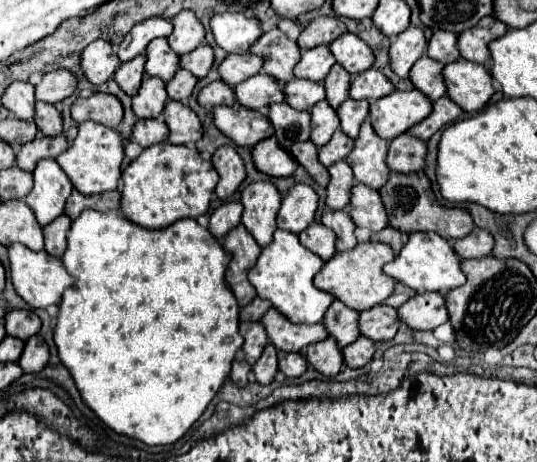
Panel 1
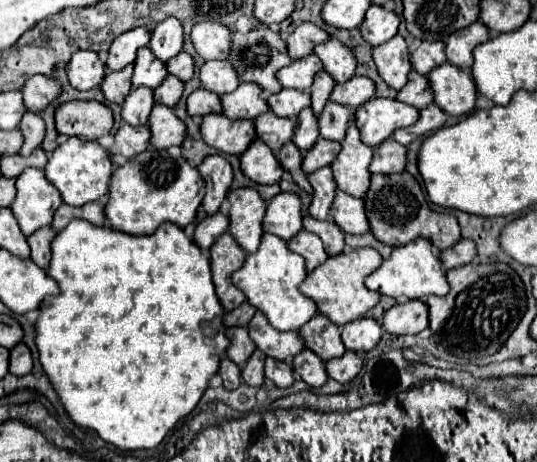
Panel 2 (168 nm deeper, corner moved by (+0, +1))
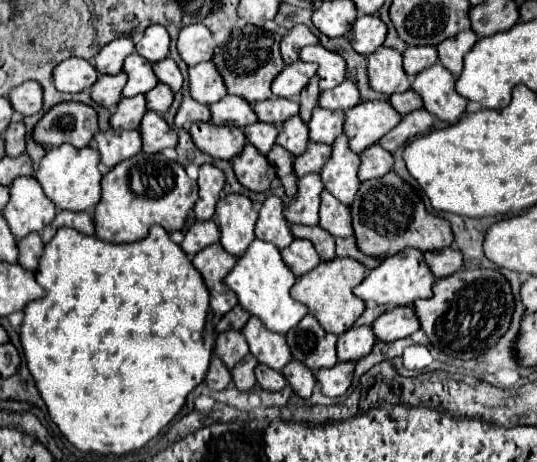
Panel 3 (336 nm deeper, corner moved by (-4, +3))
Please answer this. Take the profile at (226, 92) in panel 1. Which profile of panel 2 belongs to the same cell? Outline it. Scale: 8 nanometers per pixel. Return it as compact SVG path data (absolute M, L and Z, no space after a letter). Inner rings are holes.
M195 90L187 98L187 114L189 116L205 116L205 114L217 114L221 112L221 102L215 94L209 94L205 90Z

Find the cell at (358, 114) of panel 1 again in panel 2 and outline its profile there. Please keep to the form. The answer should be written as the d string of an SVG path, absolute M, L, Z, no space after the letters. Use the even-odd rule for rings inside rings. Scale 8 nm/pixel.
M329 102L319 116L319 136L341 142L341 138L345 138L345 130L349 128L351 120L353 120L353 110L349 110L347 106Z

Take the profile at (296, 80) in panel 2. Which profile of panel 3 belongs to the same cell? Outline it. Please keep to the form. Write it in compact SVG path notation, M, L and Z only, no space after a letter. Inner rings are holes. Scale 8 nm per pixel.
M293 62L289 66L285 66L285 70L273 80L273 94L275 96L283 96L283 98L297 98L301 88L305 88L305 84L309 84L309 80L315 76L317 72L317 64L313 62Z

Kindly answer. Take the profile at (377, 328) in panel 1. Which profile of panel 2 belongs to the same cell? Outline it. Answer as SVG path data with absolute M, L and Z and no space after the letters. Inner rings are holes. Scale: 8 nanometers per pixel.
M359 318L353 320L345 326L341 326L341 340L343 346L351 352L359 352L365 354L371 348L375 348L375 344L381 338L381 324L373 318Z

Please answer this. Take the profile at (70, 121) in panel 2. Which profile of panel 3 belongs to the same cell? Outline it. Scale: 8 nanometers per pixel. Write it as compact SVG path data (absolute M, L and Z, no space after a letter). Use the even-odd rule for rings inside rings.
M63 102L53 106L35 126L33 138L43 146L73 144L85 148L99 132L97 112L83 102Z

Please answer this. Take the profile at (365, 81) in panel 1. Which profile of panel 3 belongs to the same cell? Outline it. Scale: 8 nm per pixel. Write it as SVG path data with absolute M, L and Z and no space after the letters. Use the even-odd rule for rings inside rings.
M353 80L341 82L337 88L323 90L319 98L321 108L331 108L331 110L349 110L361 102L361 94L357 92L357 86Z

